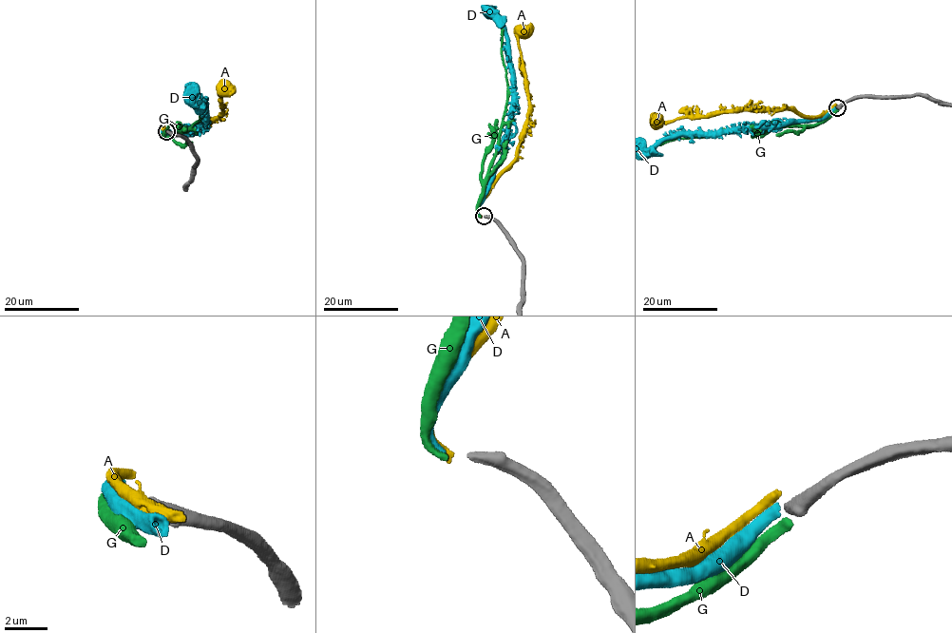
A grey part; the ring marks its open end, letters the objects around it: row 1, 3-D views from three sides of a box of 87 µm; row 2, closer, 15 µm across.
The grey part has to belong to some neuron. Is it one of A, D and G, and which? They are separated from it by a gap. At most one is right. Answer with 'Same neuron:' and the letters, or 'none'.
Same neuron: G

